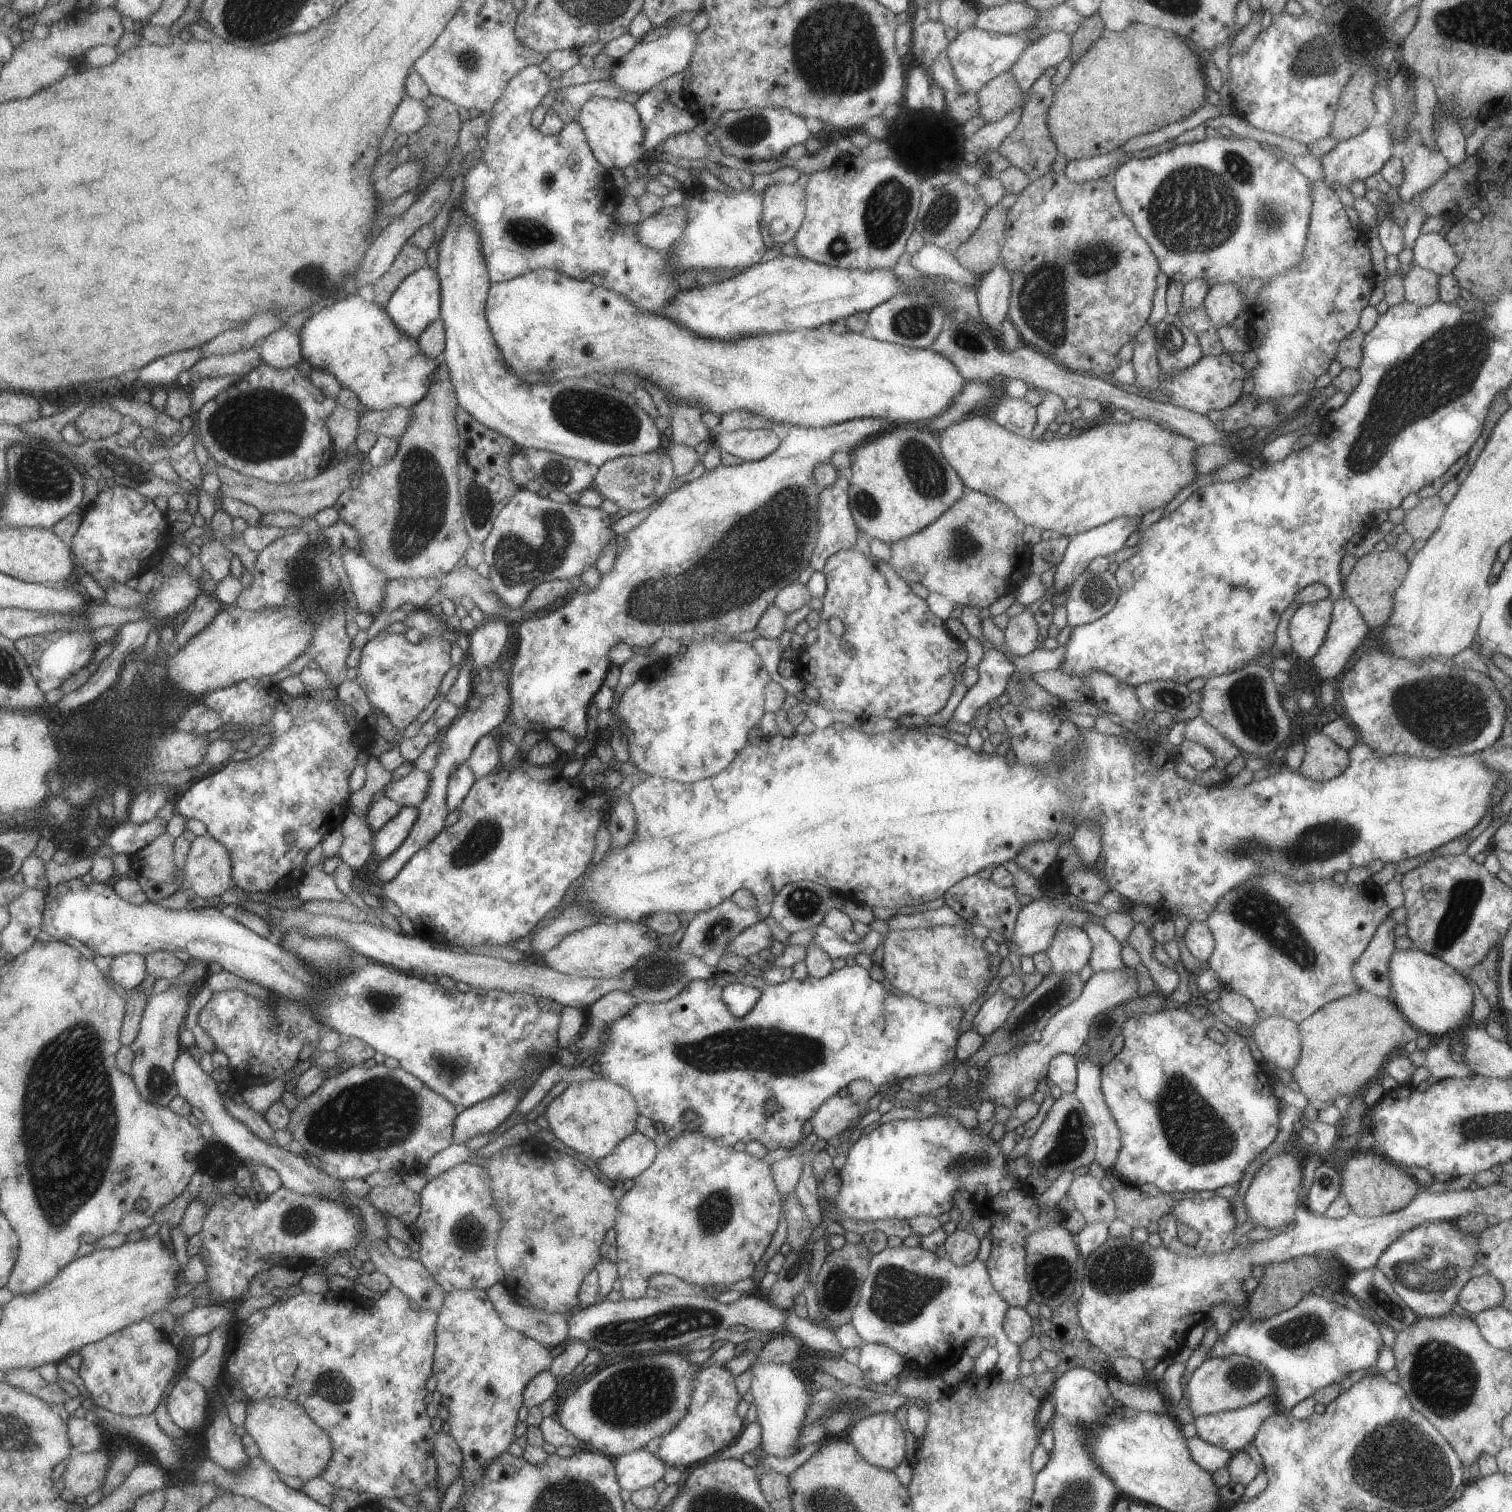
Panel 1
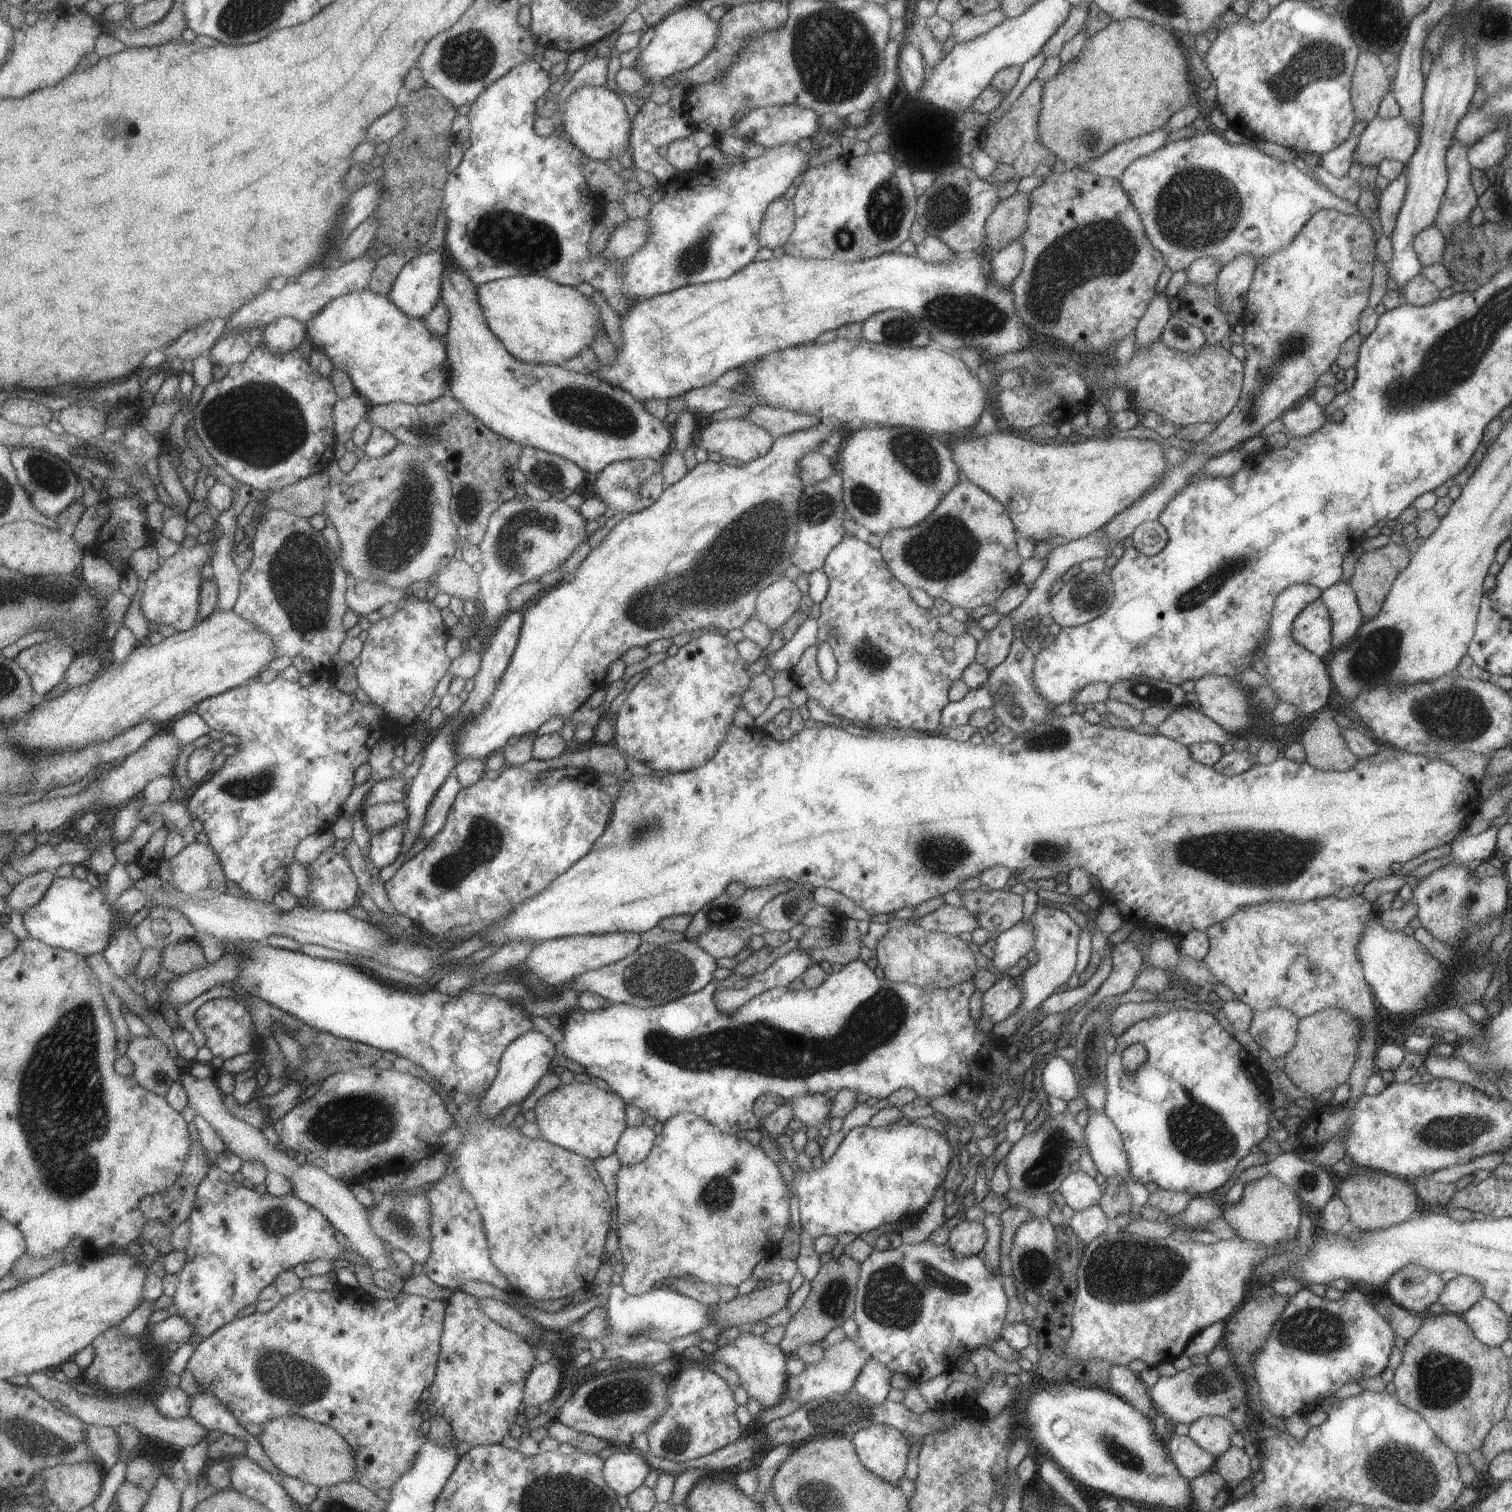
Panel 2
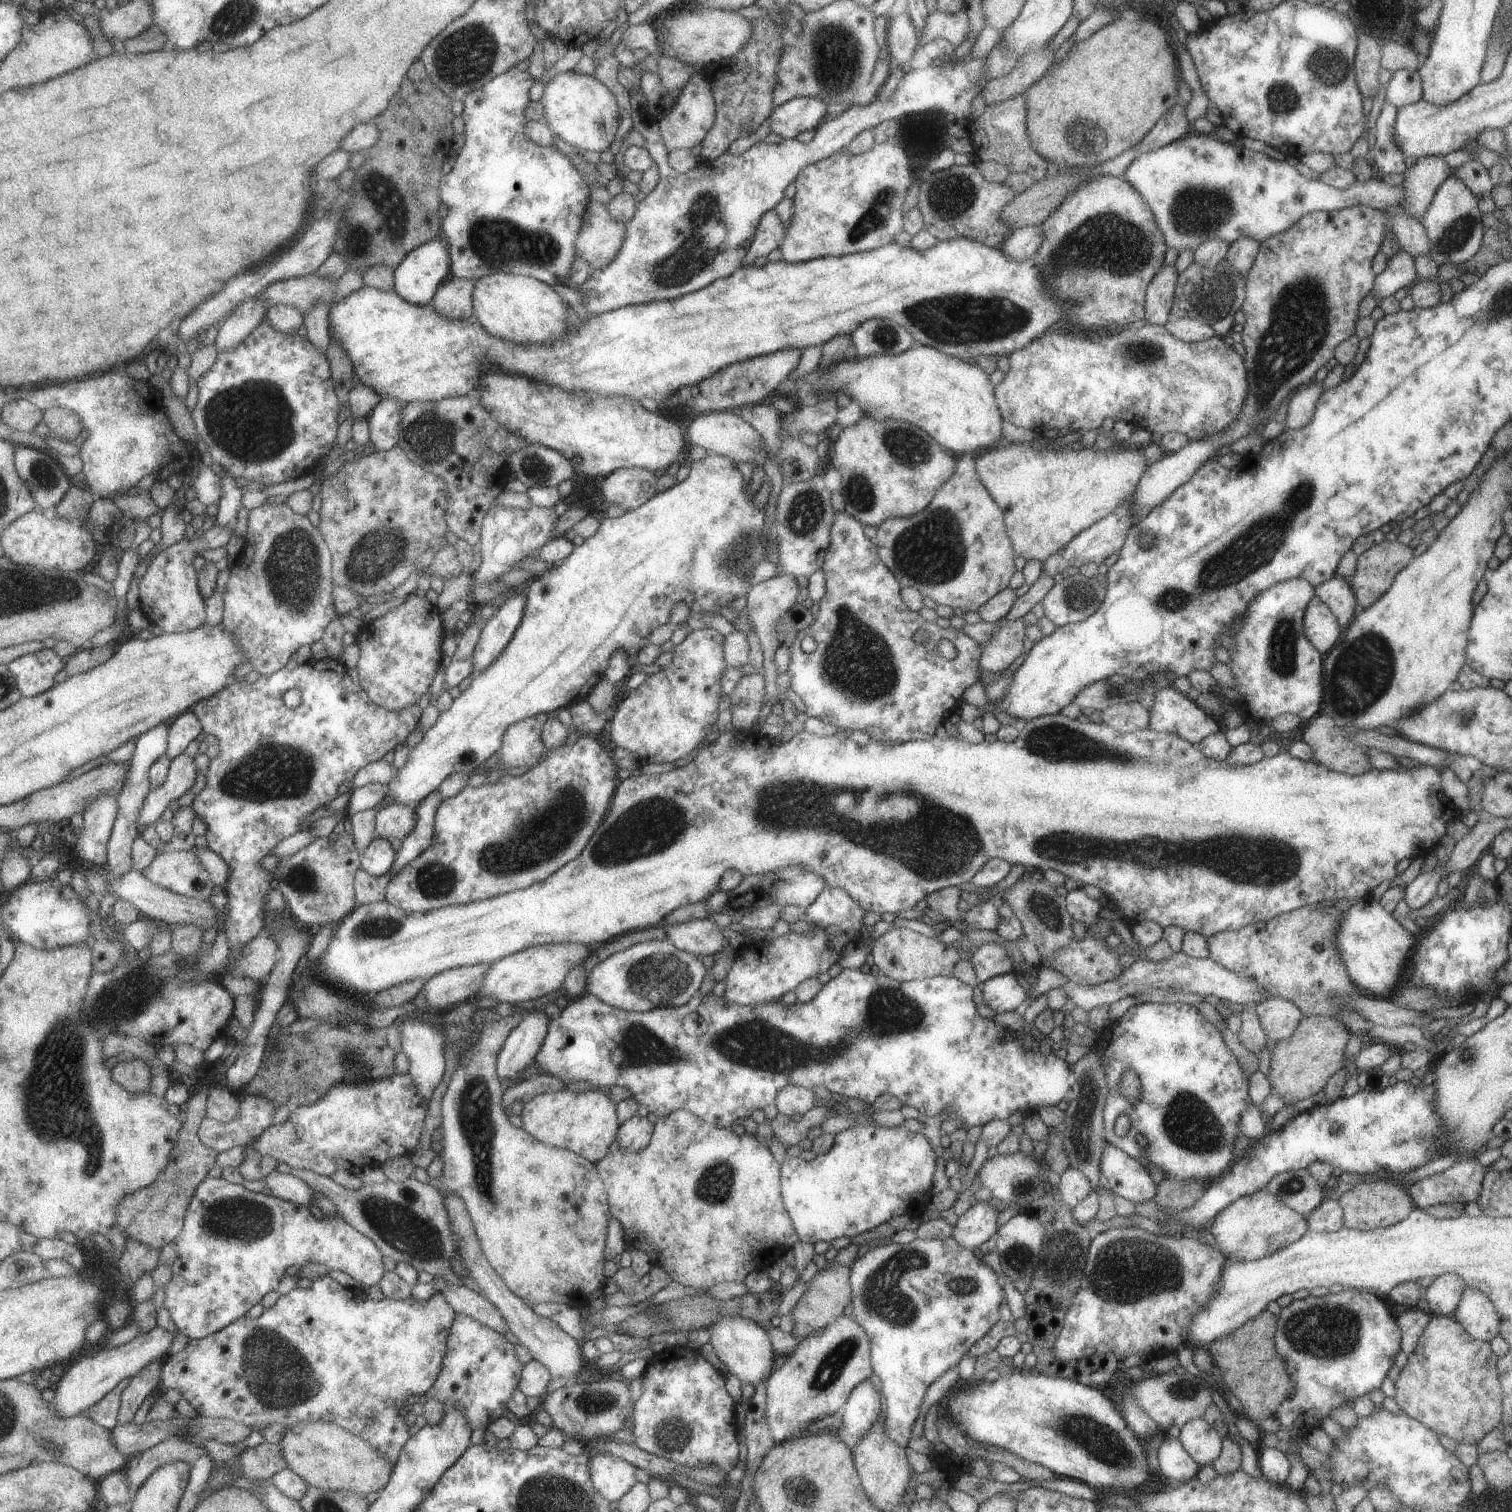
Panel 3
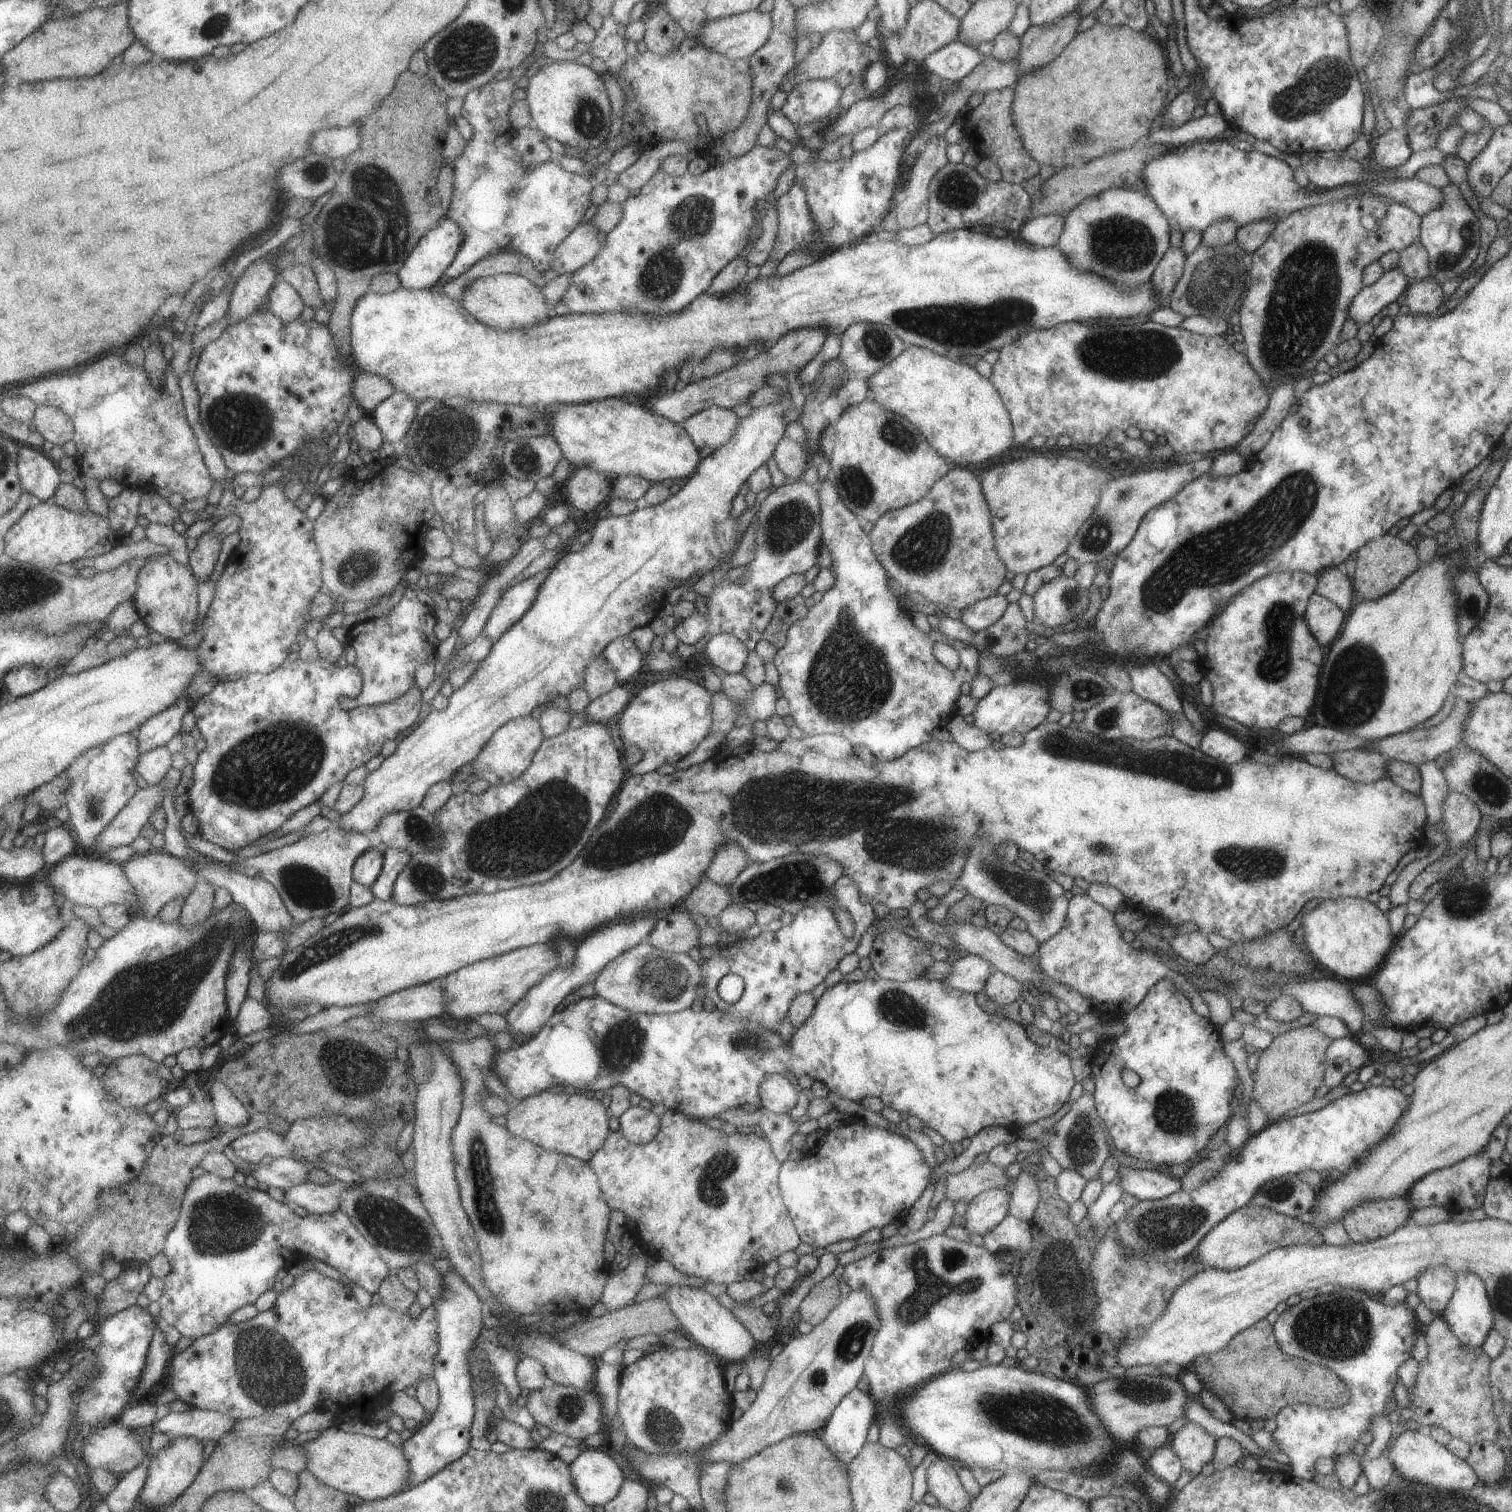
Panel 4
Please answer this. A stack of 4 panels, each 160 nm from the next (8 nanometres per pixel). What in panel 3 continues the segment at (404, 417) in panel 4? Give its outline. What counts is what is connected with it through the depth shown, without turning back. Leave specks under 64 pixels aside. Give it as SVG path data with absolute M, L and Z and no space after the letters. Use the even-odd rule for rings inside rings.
M383 399L373 409L369 418L371 445L375 451L390 451L401 438L402 408L404 402L397 399Z

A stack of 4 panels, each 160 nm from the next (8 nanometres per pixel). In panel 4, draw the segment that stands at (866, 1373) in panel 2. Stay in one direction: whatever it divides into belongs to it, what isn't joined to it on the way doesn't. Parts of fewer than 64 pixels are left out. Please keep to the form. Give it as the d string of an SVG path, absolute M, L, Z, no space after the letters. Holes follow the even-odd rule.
M857 1388L847 1392L847 1395L843 1396L843 1399L835 1406L827 1423L817 1432L825 1448L845 1466L863 1448L865 1438L867 1438L867 1430L870 1430L870 1425L873 1423L873 1418L875 1418L875 1402L871 1400L869 1395L868 1392L861 1392Z

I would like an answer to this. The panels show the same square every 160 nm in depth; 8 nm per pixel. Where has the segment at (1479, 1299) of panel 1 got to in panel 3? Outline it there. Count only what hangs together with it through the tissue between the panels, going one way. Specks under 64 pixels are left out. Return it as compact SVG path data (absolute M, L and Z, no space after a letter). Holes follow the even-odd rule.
M1445 1273L1435 1277L1424 1292L1431 1314L1451 1316L1465 1287L1464 1280L1456 1274Z

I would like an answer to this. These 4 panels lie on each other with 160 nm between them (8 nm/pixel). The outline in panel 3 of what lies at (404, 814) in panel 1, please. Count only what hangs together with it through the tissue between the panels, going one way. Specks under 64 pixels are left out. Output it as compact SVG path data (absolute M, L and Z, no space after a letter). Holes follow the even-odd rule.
M379 836L365 849L362 856L362 867L375 876L387 874L393 870L398 852L389 839Z

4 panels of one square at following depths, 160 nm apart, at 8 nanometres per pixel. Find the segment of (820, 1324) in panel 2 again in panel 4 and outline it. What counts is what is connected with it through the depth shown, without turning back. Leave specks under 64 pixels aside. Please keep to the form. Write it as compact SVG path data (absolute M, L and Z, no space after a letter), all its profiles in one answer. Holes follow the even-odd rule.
M832 1275L823 1278L823 1281L817 1282L809 1290L809 1294L801 1300L797 1310L799 1310L799 1319L802 1322L808 1323L812 1327L819 1324L839 1303L840 1293L838 1282L835 1280Z

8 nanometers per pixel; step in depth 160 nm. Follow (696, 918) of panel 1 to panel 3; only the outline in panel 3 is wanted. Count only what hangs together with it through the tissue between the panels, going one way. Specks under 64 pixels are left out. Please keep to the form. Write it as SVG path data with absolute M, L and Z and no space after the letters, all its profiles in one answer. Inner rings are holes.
M790 866L760 875L747 875L742 877L741 882L735 888L728 891L716 889L706 898L704 904L708 914L707 919L720 928L725 928L733 922L739 922L746 914L775 903L781 908L793 905L807 909L826 887L823 876L808 872L803 866Z

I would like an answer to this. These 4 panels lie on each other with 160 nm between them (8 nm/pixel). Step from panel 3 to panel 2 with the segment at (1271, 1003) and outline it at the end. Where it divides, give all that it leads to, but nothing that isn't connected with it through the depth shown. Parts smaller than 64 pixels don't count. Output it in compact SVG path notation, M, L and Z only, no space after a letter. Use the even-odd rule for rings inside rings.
M1274 1006L1254 1011L1247 1032L1273 1060L1284 1058L1295 1044L1298 1020L1290 1010Z

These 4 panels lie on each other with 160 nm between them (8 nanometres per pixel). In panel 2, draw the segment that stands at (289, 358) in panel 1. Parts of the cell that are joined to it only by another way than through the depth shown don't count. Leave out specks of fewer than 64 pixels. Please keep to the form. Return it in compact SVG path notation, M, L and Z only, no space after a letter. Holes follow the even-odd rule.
M281 317L263 329L262 342L276 355L299 349L305 339L308 339L306 323L293 317Z

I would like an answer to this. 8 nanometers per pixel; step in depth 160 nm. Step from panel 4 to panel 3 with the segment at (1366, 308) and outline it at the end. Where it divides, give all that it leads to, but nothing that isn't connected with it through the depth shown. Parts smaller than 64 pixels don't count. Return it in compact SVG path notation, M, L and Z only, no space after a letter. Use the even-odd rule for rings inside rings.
M1399 249L1395 256L1388 258L1385 268L1375 275L1373 287L1368 294L1379 302L1383 298L1393 296L1401 288L1408 289L1416 281L1413 257Z

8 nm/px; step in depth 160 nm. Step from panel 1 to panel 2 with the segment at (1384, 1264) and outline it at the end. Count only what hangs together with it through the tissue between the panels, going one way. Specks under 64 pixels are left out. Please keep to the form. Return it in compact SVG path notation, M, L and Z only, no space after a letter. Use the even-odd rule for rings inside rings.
M1409 1263L1393 1272L1384 1282L1387 1296L1405 1310L1428 1315L1429 1306L1438 1302L1445 1282L1438 1272L1431 1272L1417 1263Z

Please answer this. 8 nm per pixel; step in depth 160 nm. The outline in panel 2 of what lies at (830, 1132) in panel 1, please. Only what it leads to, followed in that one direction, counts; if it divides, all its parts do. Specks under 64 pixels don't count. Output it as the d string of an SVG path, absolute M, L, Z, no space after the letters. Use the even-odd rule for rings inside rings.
M812 1094L791 1102L785 1101L784 1104L791 1105L793 1117L798 1118L805 1127L813 1126L818 1130L830 1118L830 1102L824 1095Z

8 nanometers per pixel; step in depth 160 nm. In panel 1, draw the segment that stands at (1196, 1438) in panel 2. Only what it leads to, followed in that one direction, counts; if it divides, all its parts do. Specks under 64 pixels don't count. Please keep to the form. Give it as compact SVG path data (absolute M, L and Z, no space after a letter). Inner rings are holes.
M1271 1392L1257 1402L1238 1409L1197 1415L1194 1417L1193 1422L1196 1428L1195 1436L1202 1438L1209 1444L1224 1448L1233 1454L1243 1451L1251 1444L1254 1434L1259 1430L1263 1421L1275 1412L1278 1412L1278 1408L1276 1407L1276 1396L1275 1393Z

